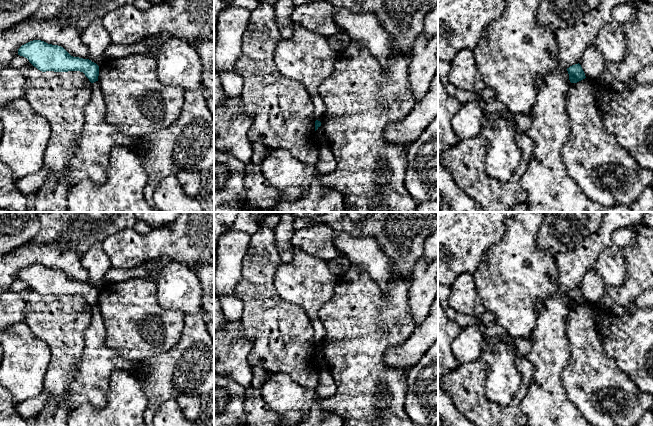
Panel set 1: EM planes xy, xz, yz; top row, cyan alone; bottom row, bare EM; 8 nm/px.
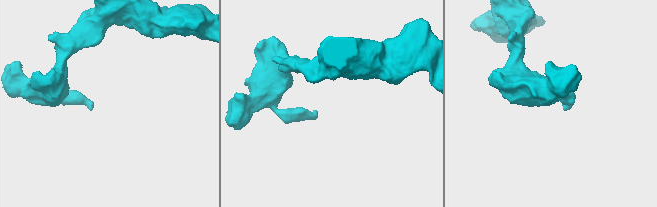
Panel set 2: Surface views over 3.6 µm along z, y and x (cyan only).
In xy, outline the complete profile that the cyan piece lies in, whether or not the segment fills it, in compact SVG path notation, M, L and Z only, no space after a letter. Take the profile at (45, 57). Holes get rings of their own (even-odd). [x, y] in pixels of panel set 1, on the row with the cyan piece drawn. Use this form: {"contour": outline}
{"contour": "M33 40L18 49L23 56L42 72L80 71L91 83L98 81L99 66L89 59L71 56L63 47L48 44L41 40Z"}

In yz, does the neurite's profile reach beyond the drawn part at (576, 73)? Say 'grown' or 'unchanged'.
unchanged

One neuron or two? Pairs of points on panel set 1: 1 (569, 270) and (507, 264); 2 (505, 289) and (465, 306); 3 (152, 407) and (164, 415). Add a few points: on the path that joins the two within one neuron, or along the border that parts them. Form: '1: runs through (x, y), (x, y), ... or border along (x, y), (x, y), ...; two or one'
1: border along (554, 258), (557, 264), (559, 289); two
2: border along (473, 278), (475, 290), (486, 310); two
3: border along (175, 398), (165, 400), (153, 415); two

